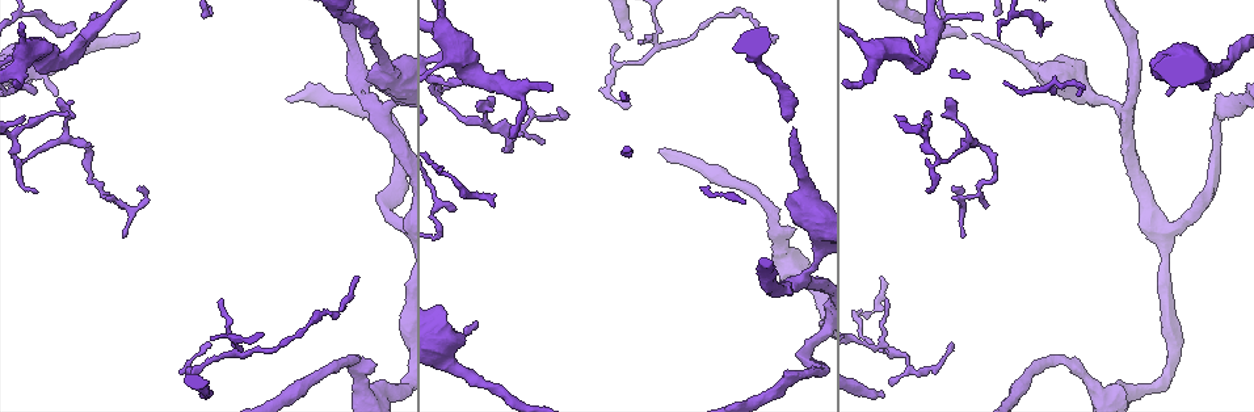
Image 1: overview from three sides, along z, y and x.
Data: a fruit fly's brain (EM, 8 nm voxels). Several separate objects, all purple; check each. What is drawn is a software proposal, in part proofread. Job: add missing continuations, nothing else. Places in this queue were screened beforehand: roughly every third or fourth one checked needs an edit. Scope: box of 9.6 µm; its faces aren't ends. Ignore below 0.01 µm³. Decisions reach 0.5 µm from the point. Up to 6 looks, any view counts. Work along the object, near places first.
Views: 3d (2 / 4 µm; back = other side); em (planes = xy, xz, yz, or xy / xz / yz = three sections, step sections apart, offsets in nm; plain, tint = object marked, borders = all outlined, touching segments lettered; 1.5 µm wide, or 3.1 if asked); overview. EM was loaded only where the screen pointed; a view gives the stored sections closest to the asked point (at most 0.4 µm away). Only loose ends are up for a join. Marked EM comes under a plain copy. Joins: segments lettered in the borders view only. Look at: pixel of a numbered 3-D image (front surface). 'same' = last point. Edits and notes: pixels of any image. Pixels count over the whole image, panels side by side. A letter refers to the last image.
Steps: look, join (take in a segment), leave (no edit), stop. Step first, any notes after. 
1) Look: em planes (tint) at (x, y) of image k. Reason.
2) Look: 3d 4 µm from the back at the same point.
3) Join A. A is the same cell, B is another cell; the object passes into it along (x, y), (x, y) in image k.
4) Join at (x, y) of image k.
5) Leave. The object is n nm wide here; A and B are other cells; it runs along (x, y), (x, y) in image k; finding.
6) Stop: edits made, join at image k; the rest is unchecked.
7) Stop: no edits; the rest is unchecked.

Look: em yz step 4 (borders) at (643, 40) of image 1. An open end.

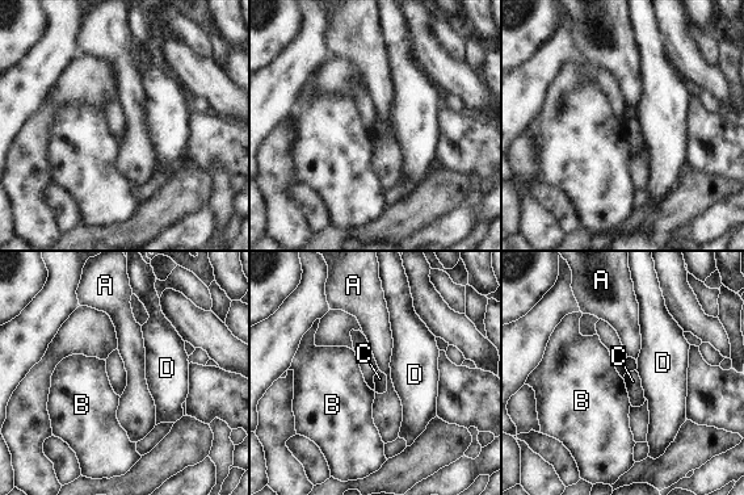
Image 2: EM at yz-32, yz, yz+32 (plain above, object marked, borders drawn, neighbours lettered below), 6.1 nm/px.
Look: em xy step 4 (borders) at the same point. Another direction.

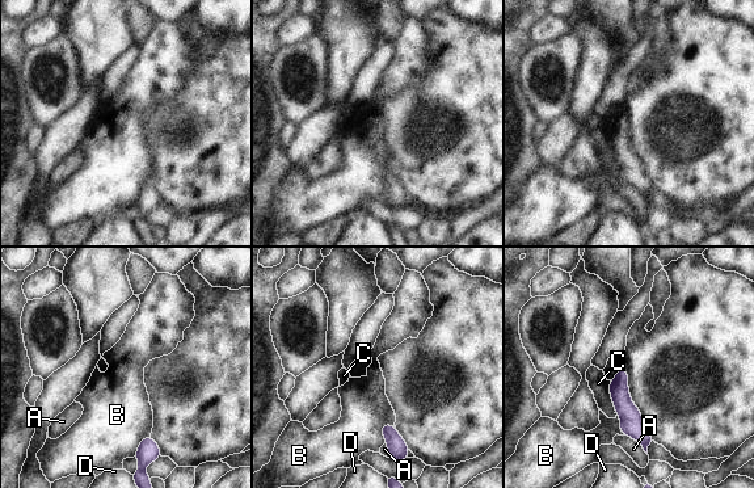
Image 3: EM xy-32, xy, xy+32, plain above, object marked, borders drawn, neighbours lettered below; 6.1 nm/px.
Leave. The object is 120 nm wide here; A, B, C and D are other cells; it runs along (622, 371), (622, 402), (645, 444) in image 3; none of them fits.

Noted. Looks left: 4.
Look: em planes (borders) at (952, 343) of image 1.

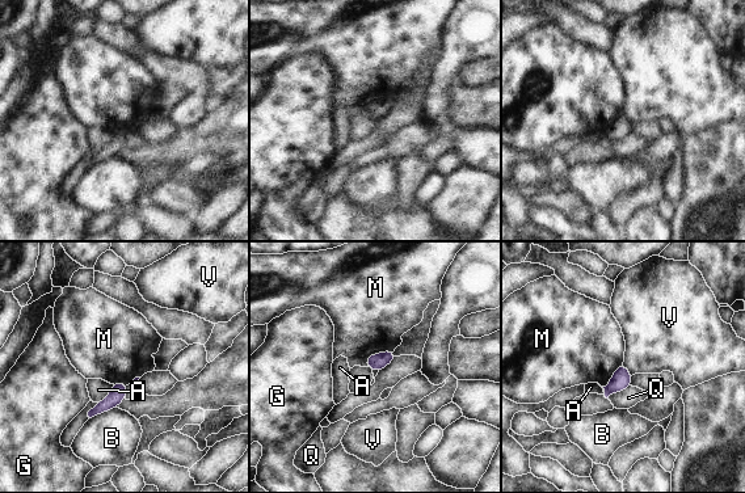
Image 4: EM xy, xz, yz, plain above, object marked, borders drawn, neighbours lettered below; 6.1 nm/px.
Leave. A, B, G, M, Q and V are other cells; a border runs along (623, 363), (631, 375) in image 4; none of them fits.

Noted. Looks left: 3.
Look: 3d 2 µm at (543, 142) of image 1.

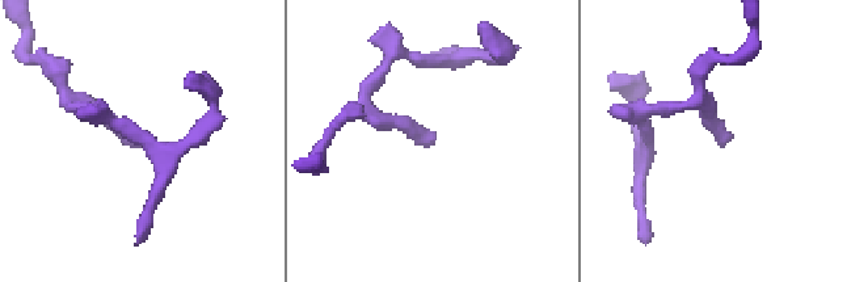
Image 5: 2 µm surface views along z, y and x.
Look: em planes (borders) at (433, 138) of image 5.

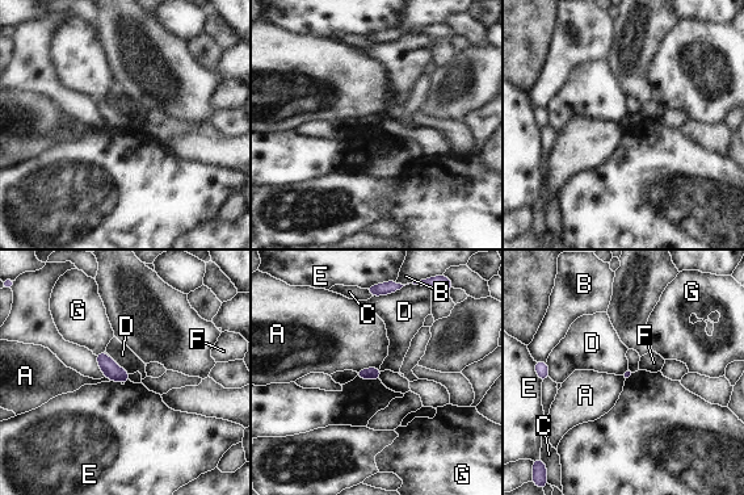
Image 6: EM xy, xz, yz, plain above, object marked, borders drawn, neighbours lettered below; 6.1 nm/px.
Leave. A, B, C, D, E, F and G are other cells; a border runs along (356, 376), (364, 380), (378, 380) in image 6; none of them fits.

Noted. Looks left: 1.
Stop: no edits; the rest is unchecked.

